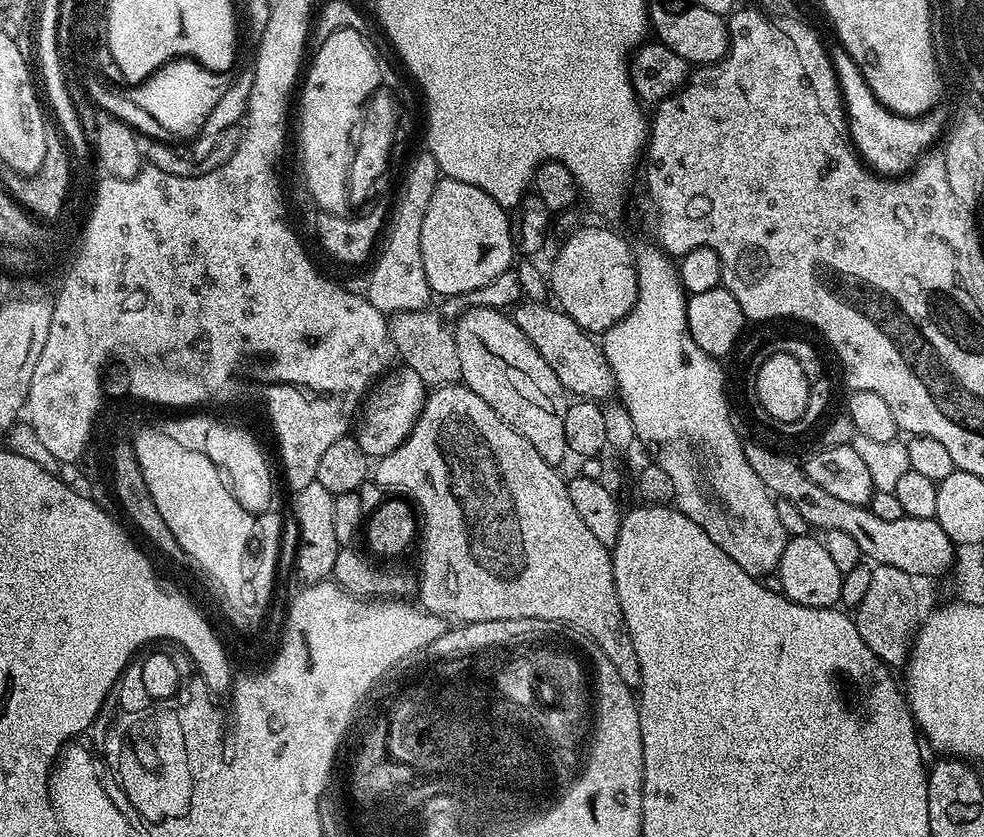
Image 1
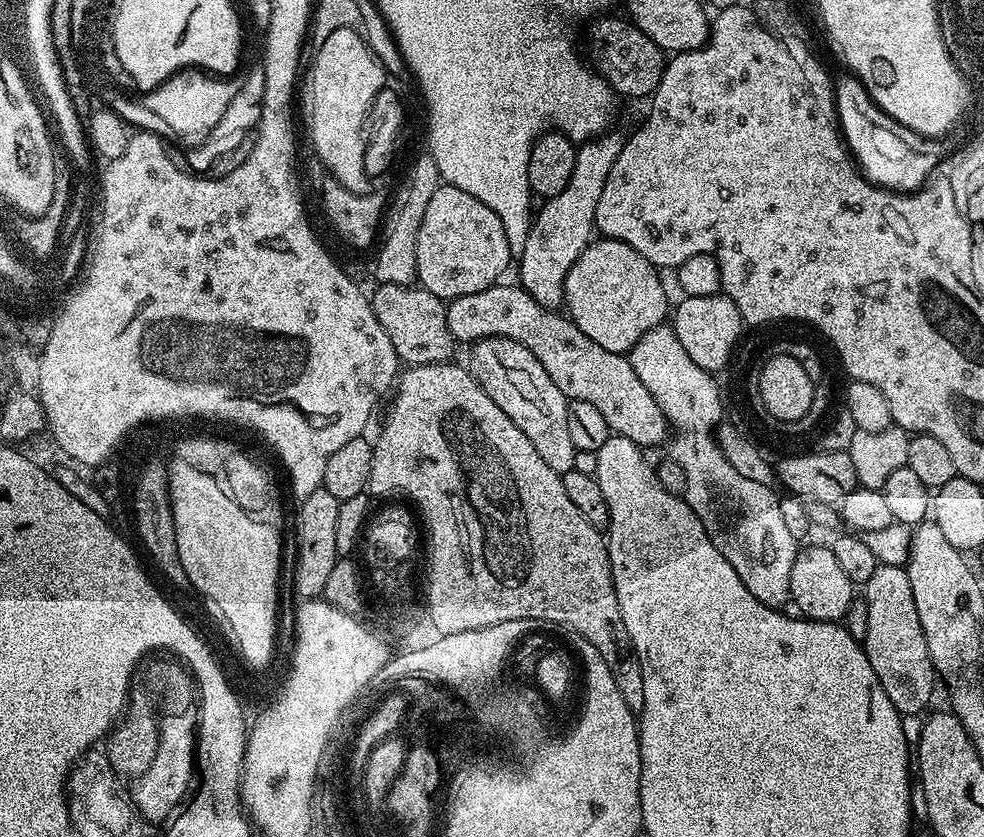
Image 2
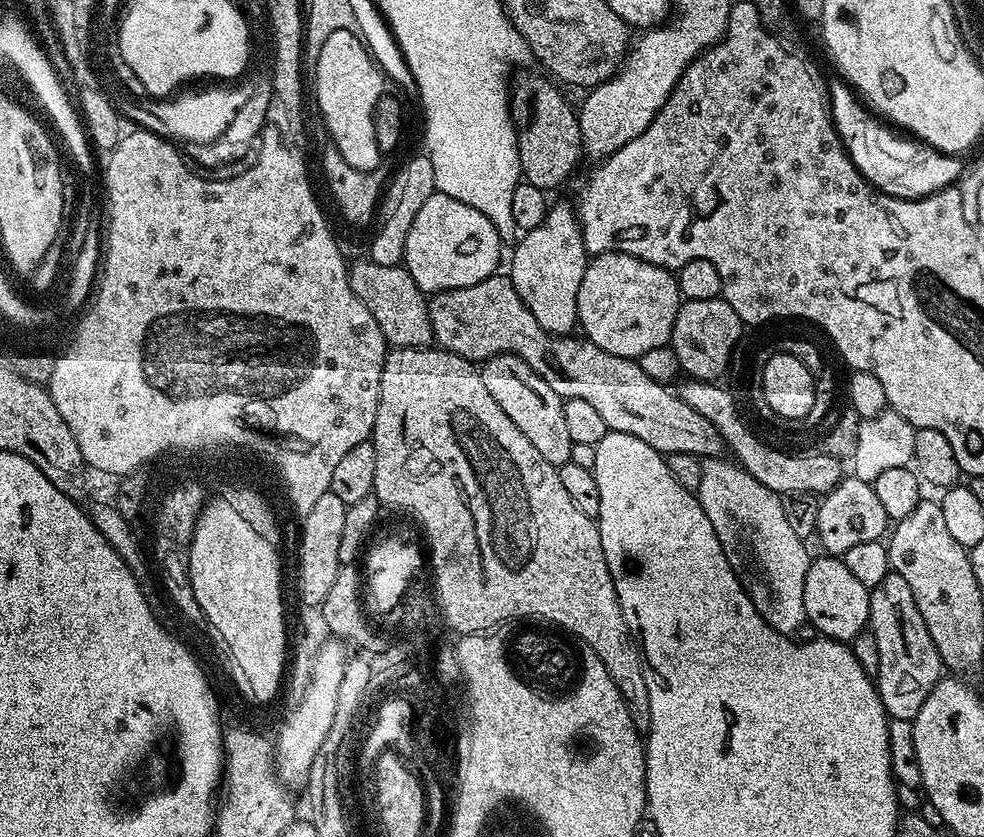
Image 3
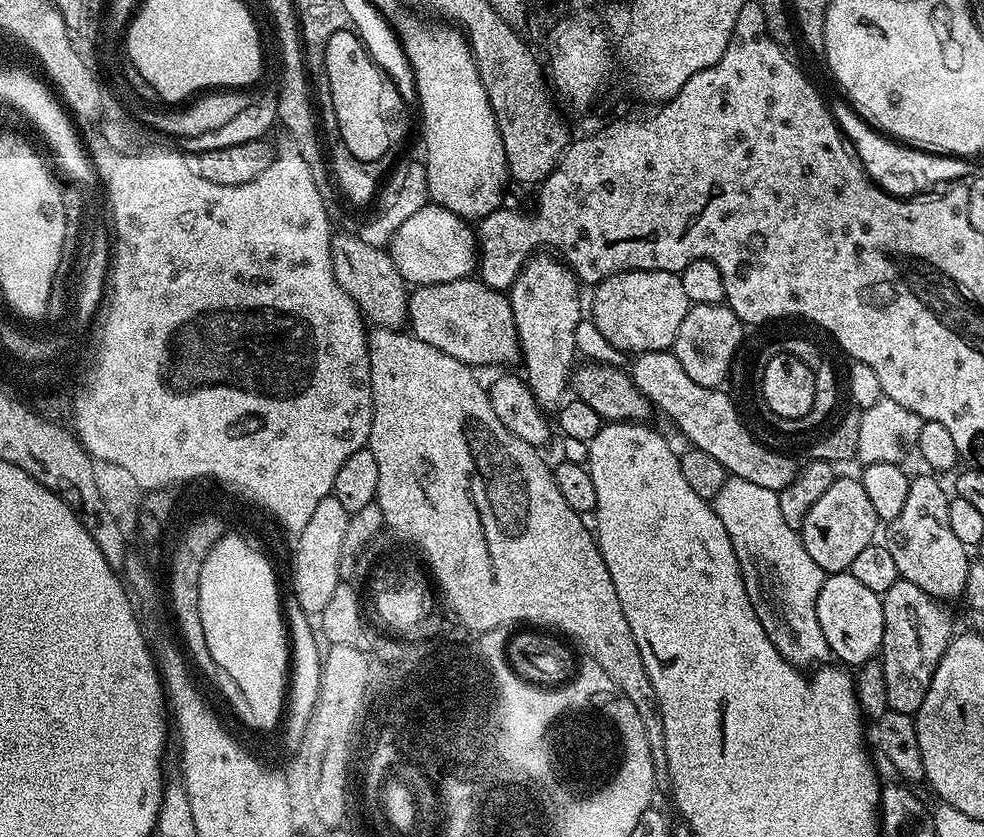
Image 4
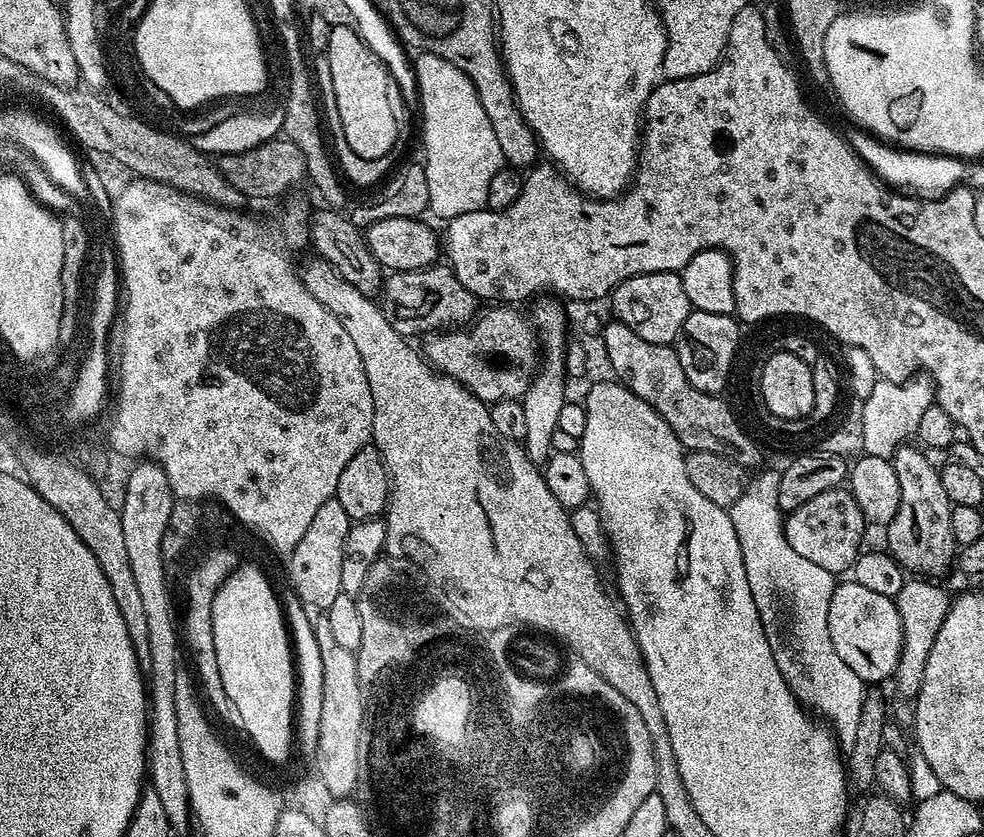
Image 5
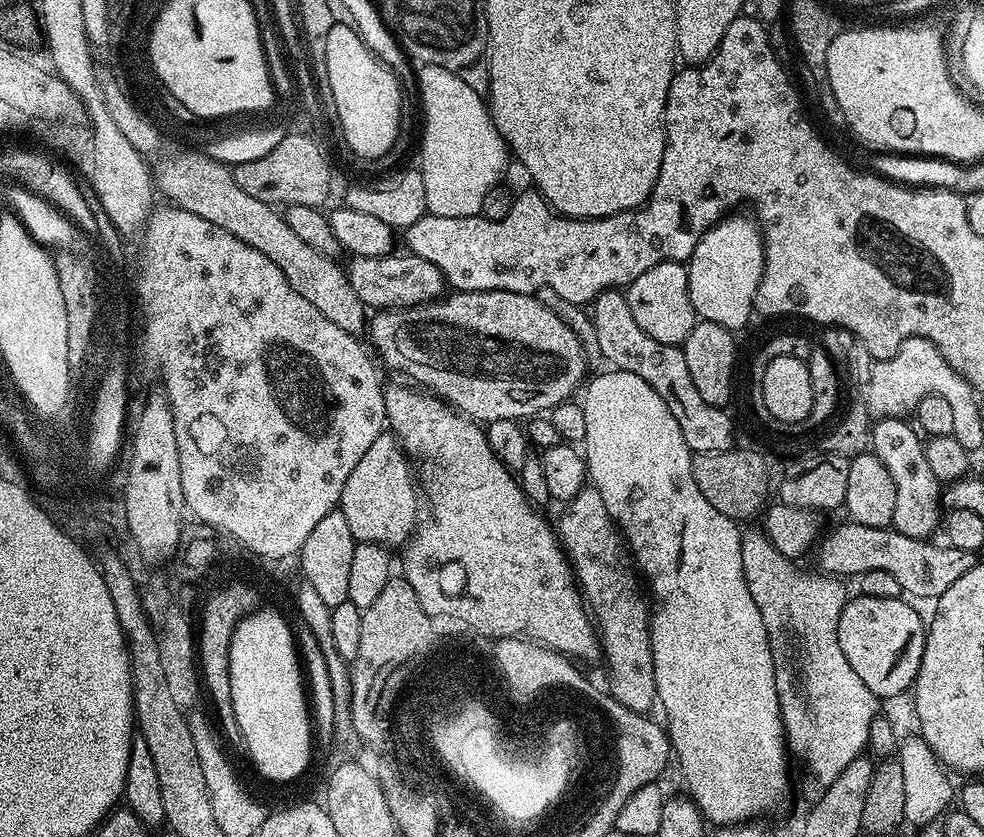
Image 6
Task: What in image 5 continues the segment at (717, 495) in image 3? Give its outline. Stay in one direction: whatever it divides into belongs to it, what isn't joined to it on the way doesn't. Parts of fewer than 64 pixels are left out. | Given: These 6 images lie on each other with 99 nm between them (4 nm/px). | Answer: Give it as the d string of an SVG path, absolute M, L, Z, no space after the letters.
M765 470L755 478L757 480L753 479L744 489L742 498L732 504L730 515L738 534L738 546L742 546L742 562L746 562L746 582L750 582L750 594L754 594L754 606L758 606L758 618L762 618L770 654L796 701L827 721L841 745L850 746L854 734L858 734L858 717L862 714L866 685L846 662L842 662L842 658L838 658L838 650L834 650L834 642L830 642L828 610L837 577L830 570L822 570L822 566L794 554L794 549L786 542L784 516L778 506L780 474Z

